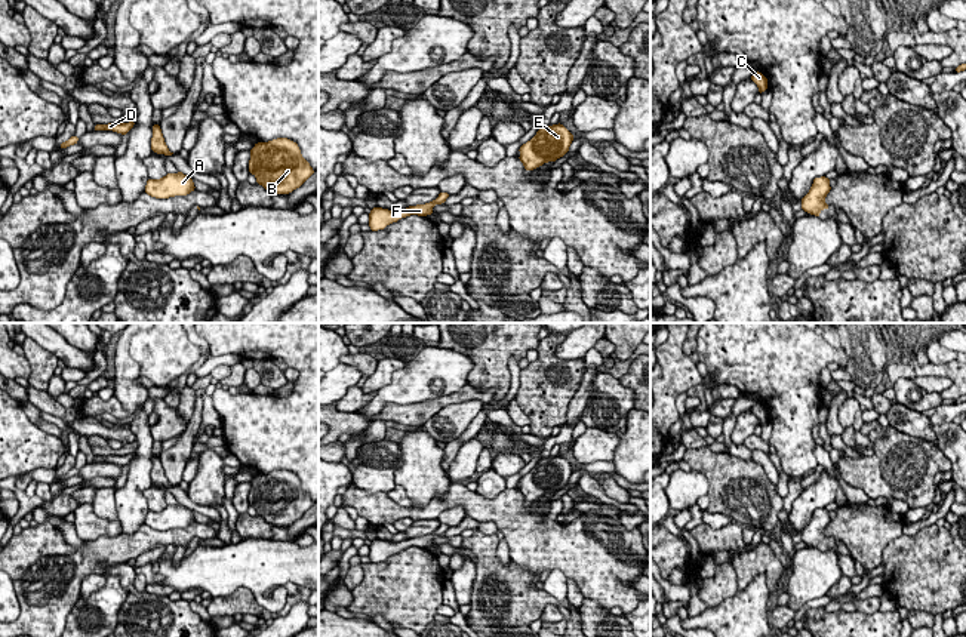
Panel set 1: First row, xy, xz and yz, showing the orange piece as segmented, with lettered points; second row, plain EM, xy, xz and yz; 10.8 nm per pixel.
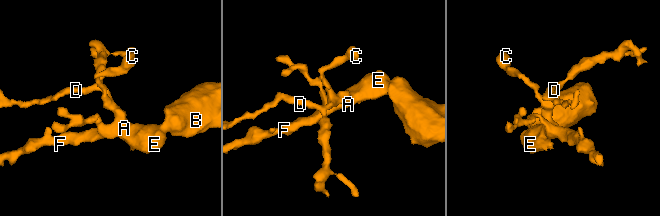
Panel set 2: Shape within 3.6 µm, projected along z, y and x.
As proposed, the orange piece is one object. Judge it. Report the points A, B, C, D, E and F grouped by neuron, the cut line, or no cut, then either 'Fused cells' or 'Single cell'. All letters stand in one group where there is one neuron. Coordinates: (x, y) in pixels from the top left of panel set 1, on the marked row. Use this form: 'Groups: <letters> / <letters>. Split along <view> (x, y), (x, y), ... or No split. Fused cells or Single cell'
Groups: A B C D E F. No split. Single cell

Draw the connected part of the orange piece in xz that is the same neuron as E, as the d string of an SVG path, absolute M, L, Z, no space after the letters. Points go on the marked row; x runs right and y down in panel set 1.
M562 123L542 126L530 141L519 148L519 160L529 172L547 161L554 163L569 151L573 139L575 136Z

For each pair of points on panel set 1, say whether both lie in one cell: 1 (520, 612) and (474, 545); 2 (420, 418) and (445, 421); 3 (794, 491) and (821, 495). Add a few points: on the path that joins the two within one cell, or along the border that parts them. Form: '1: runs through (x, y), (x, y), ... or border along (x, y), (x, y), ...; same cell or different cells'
1: runs through (513, 596), (508, 581), (489, 562); same cell
2: border along (460, 403), (443, 406), (421, 425); different cells
3: border along (803, 489), (794, 499); different cells

